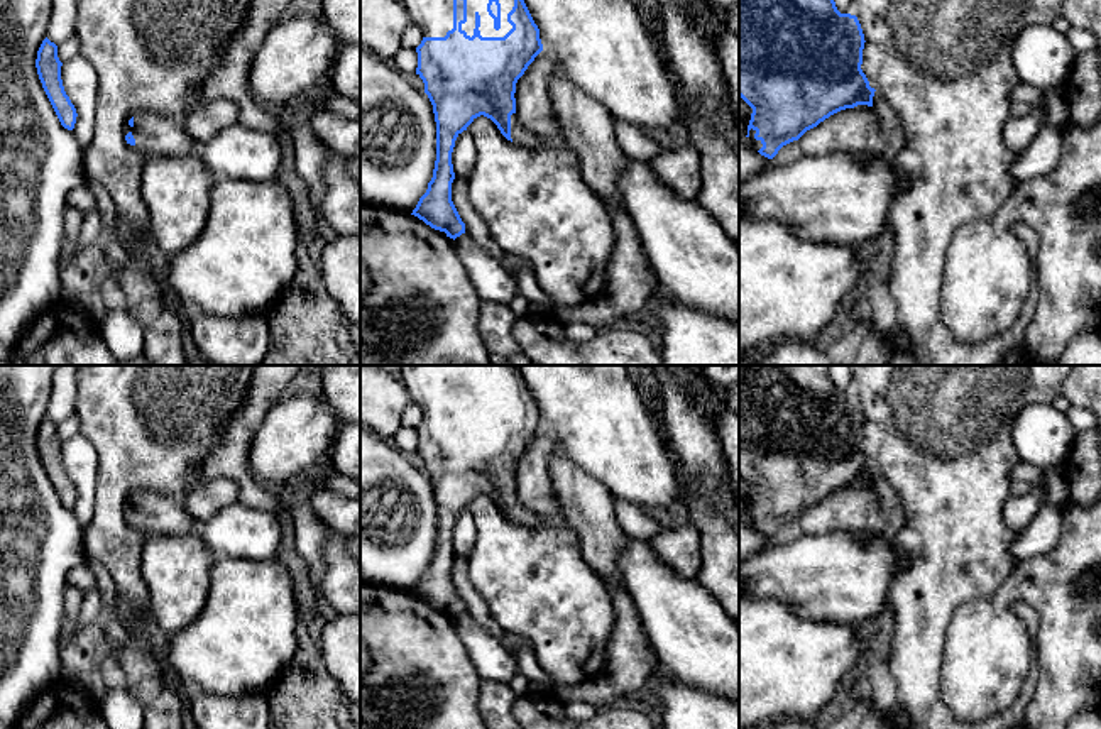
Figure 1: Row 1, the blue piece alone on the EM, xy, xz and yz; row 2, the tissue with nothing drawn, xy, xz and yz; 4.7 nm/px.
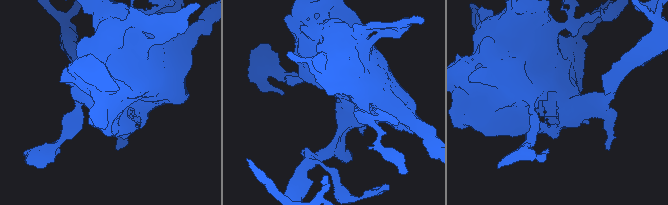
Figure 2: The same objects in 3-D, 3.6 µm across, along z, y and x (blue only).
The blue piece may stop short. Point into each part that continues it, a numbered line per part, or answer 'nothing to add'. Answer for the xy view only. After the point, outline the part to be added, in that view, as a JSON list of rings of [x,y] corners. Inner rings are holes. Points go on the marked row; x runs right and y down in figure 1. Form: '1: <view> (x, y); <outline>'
1: xy (154, 134); [[[135,110],[132,117],[130,132],[145,156],[181,157],[198,151],[181,120],[149,110]]]

